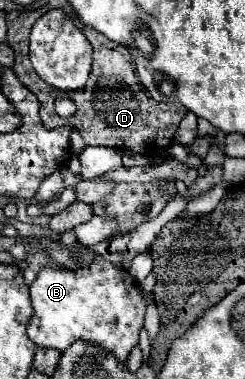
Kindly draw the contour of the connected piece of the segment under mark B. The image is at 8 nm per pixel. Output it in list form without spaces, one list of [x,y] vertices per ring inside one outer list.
[[[99,257],[99,261],[95,261],[93,265],[83,267],[83,269],[43,267],[31,285],[31,305],[33,305],[33,315],[31,315],[31,321],[27,327],[27,335],[35,345],[65,351],[65,347],[69,347],[73,341],[87,339],[87,341],[95,341],[101,347],[115,353],[115,357],[119,361],[125,361],[131,347],[139,341],[139,331],[143,327],[145,307],[147,307],[147,303],[143,301],[143,297],[139,293],[137,283],[131,279],[131,275],[125,269],[117,269],[113,263],[109,263],[101,257]]]

